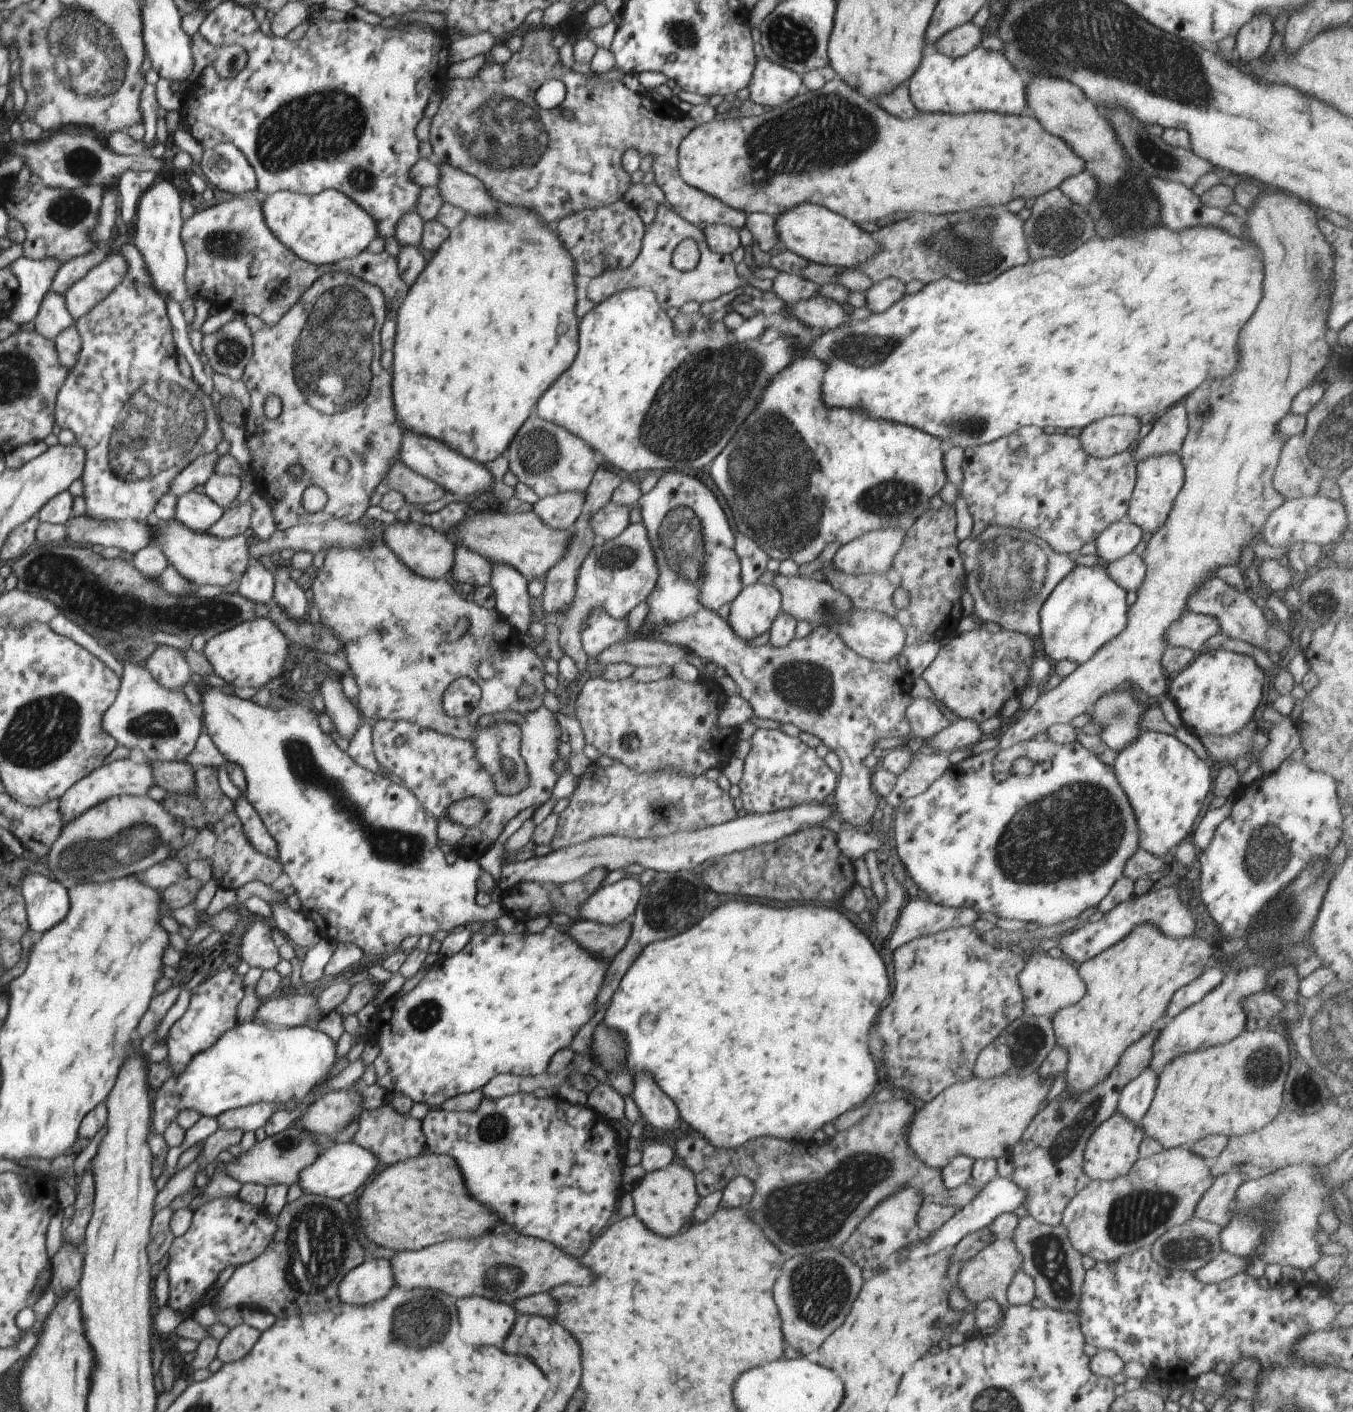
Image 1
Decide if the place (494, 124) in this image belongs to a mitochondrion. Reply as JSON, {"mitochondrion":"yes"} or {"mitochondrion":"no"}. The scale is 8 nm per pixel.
{"mitochondrion":"yes"}

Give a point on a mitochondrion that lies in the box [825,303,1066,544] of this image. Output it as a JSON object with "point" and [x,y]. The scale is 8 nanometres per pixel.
{"point":[889,499]}

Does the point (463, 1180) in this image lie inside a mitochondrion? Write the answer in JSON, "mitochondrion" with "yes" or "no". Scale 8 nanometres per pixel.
{"mitochondrion":"no"}

